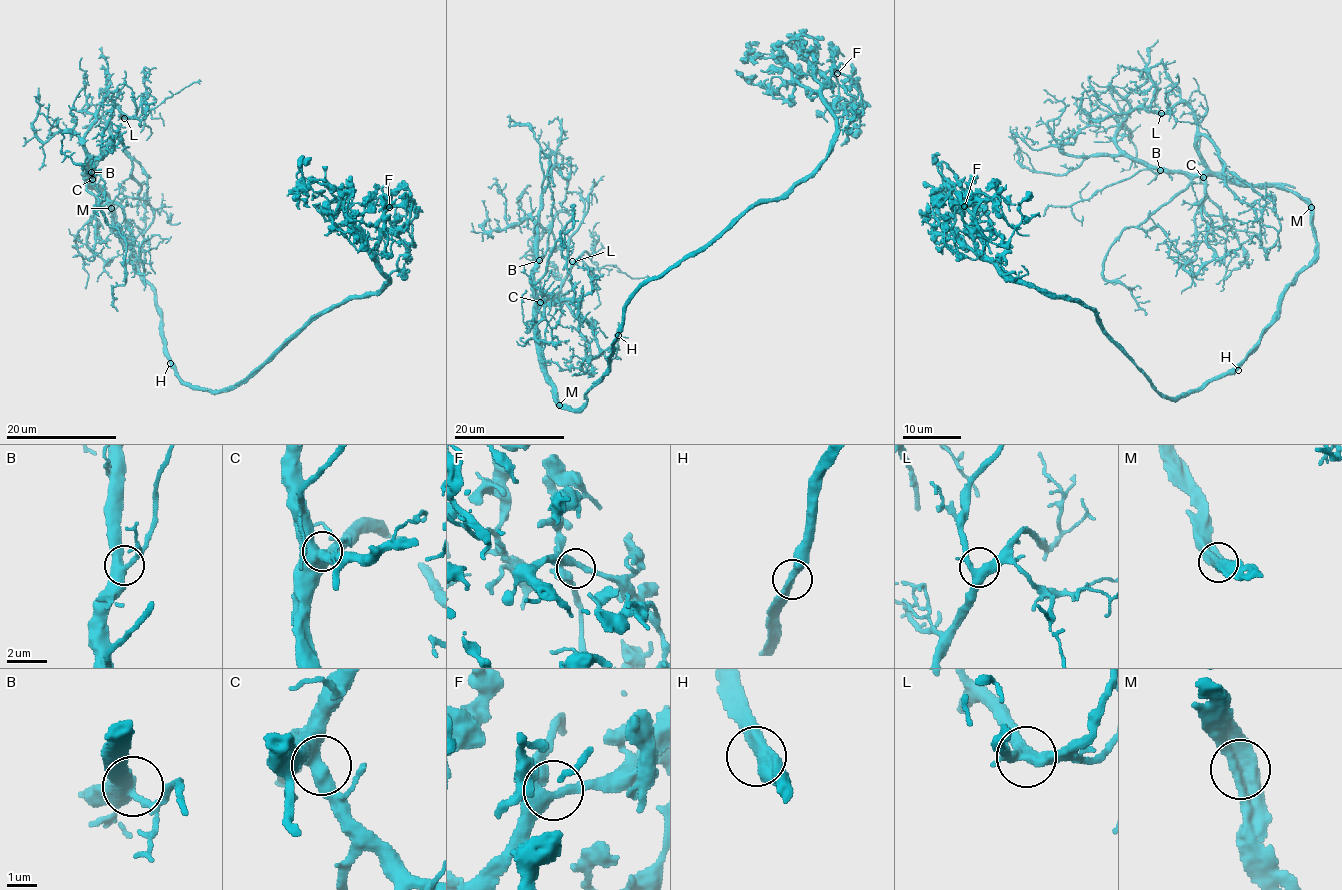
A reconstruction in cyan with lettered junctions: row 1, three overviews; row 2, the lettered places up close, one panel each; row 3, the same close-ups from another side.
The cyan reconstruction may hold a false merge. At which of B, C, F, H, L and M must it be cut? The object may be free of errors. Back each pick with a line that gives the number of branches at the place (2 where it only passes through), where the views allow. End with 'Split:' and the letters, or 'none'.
Split: none

